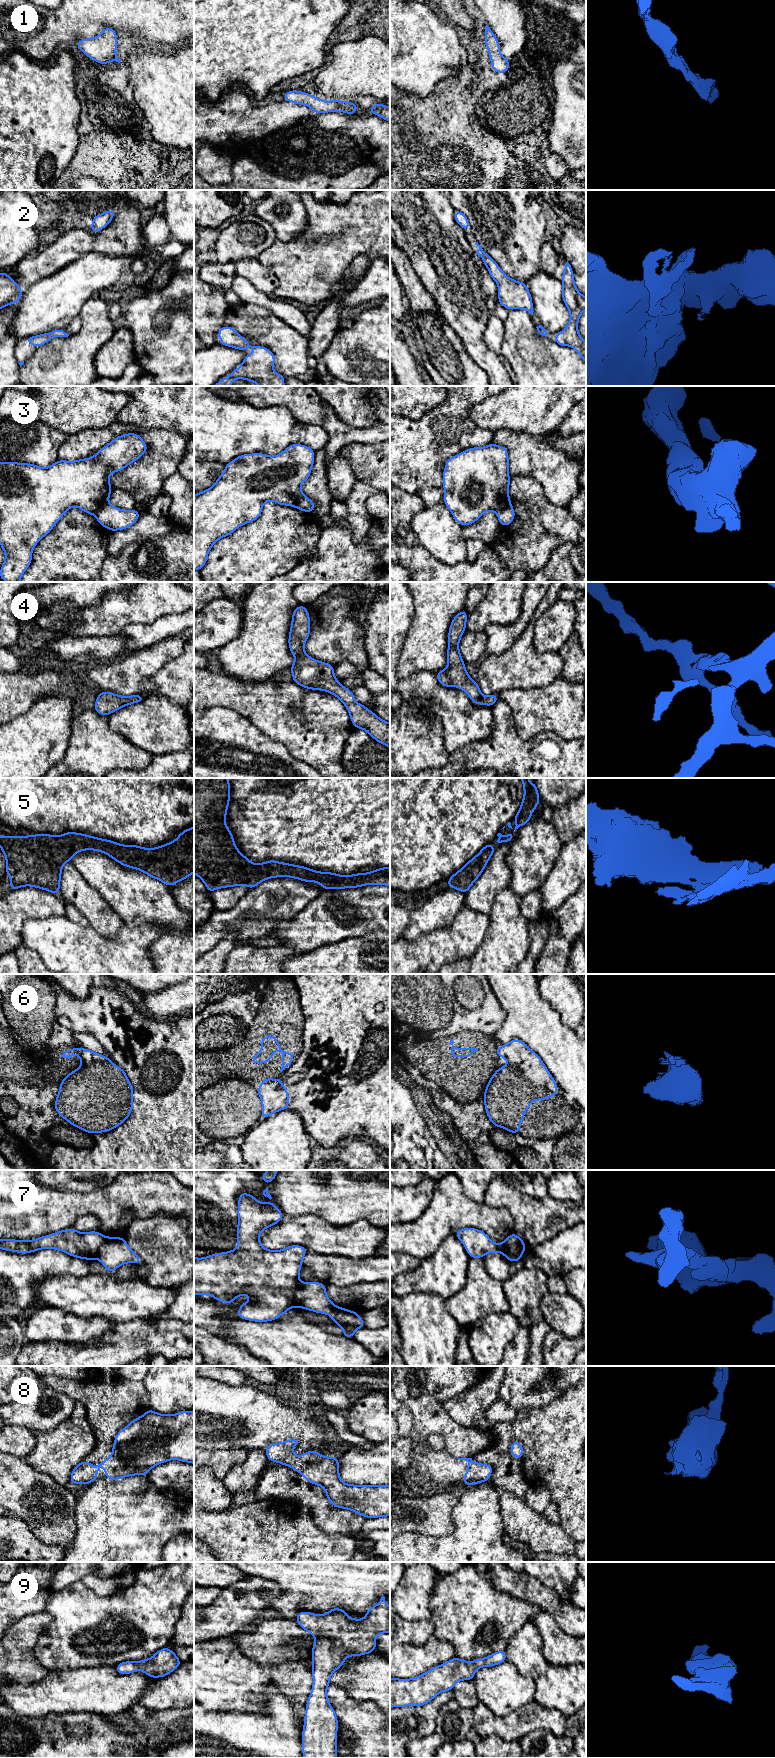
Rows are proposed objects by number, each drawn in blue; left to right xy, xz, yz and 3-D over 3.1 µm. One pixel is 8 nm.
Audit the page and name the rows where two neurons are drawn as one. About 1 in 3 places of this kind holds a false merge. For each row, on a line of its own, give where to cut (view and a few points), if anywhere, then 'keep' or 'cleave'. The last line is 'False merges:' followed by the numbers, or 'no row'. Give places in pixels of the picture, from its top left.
1: cut none; keep
2: cut none; keep
3: cut xy (108, 503), (103, 505), (95, 514); cleave
4: cut none; keep
5: cut none; keep
6: cut none; keep
7: cut xz (300, 1282), (295, 1295), (295, 1306); cleave
8: cut none; keep
9: cut none; keep
False merges: 3, 7

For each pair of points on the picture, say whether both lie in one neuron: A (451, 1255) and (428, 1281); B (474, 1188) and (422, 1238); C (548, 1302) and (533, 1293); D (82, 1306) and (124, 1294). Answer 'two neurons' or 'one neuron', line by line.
A: one neuron
B: two neurons
C: two neurons
D: one neuron

